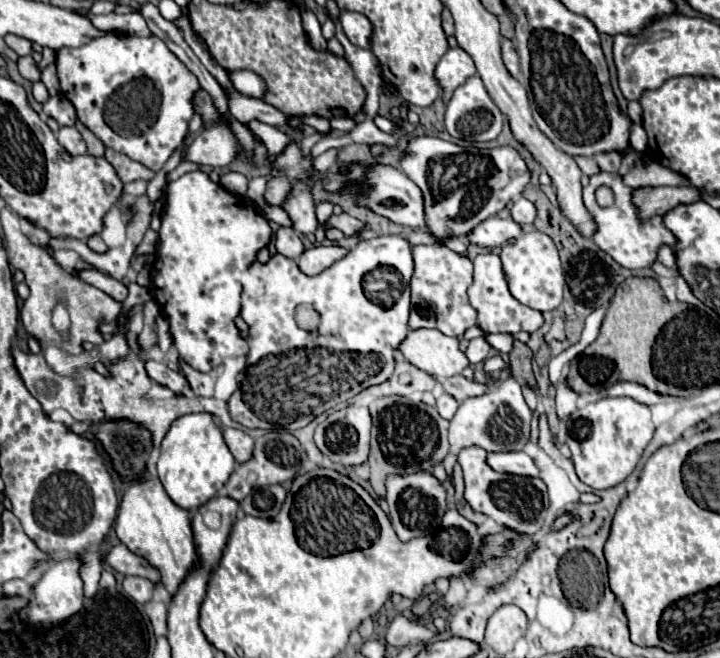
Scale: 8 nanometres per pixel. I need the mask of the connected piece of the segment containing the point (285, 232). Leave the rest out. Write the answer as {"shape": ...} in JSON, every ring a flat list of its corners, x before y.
{"shape":[[279,228,275,246,277,246,279,254,283,254,283,256,287,256,291,260,297,260,305,252,303,242,299,240,299,236,297,236,297,232,293,228]]}

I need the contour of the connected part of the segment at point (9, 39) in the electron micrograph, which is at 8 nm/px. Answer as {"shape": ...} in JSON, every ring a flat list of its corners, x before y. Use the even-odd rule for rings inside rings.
{"shape":[[8,34,4,37,4,40,7,46,15,50,19,56,27,56,27,54,31,54,31,42,29,42,27,38]]}

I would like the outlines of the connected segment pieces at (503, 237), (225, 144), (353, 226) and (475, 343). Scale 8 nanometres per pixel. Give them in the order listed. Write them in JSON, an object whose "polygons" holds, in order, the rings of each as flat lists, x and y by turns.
{"polygons":[[[493,216,493,218,487,218,485,222,481,222,469,234,469,240,477,246,499,248,499,246,505,246,505,242,509,242,511,238,519,238,521,234,523,234,521,224,517,224,513,220,501,220,499,216]],[[215,124,203,130,185,150,183,160,195,162,199,166,209,164,213,168,227,166,233,158,239,156,239,144,233,138,229,126]],[[339,214,339,216,331,216,327,220,327,226,335,226,345,236,353,236,353,234,357,234,363,228,363,222,357,220,357,218,353,218,353,216,349,216,349,214]],[[479,336,479,338,473,338,469,342,469,348,465,350,465,354,467,354,467,358,469,358,471,364,477,364,477,362,483,362,487,358,489,350,491,350,491,346,485,342,483,336]]]}

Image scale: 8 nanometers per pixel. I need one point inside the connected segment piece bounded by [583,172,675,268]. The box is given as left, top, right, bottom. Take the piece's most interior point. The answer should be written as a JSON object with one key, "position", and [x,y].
{"position":[634,245]}

